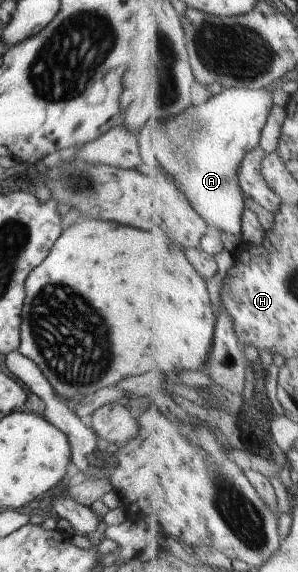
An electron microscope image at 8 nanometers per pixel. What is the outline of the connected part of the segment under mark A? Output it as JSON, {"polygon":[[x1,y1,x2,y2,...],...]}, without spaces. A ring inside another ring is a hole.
{"polygon":[[228,88,178,118,160,125,149,122,138,136,144,168,165,172,210,226,243,239,247,205,239,170,247,154,262,146,263,131,276,104,273,94,272,88]]}

